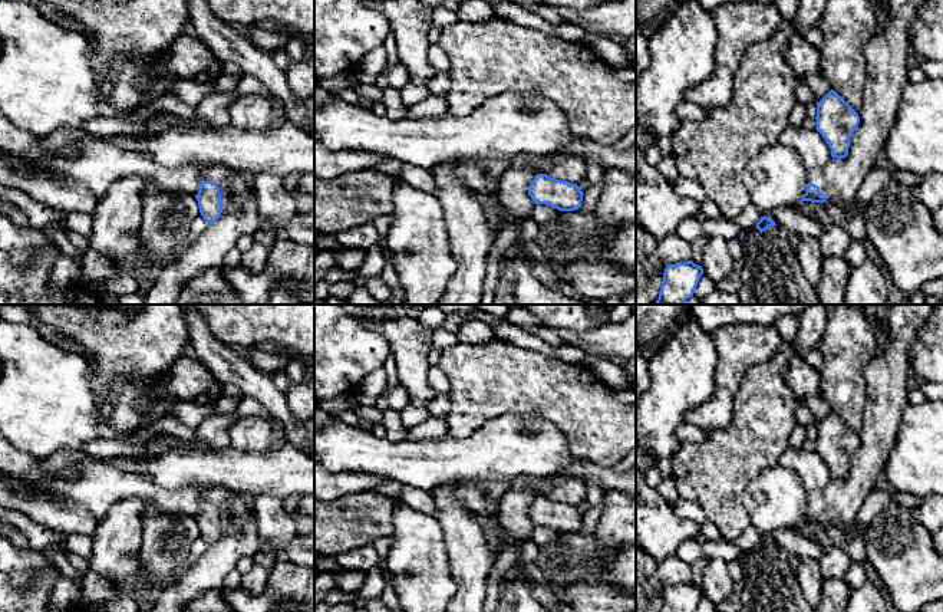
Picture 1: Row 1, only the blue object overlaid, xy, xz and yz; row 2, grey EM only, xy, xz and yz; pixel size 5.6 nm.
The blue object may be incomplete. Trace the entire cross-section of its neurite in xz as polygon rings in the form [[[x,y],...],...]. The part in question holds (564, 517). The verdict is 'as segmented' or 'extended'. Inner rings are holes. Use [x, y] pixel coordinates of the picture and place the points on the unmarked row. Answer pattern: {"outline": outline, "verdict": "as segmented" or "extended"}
{"outline": [[[521,483],[502,497],[497,520],[510,540],[530,540],[535,526],[547,526],[560,533],[581,529],[584,514],[577,506],[535,496]]], "verdict": "extended"}

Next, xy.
{"outline": [[[202,503],[195,520],[204,542],[208,546],[214,546],[222,534],[222,520],[218,507],[212,503]]], "verdict": "as segmented"}

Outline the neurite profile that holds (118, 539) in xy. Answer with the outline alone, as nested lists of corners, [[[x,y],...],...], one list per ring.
[[[136,499],[116,501],[93,533],[90,570],[109,575],[116,582],[136,580],[144,544],[145,511]]]

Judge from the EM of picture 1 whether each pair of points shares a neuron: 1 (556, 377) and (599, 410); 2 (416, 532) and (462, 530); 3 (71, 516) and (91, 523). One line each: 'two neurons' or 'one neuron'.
1: one neuron
2: two neurons
3: one neuron

